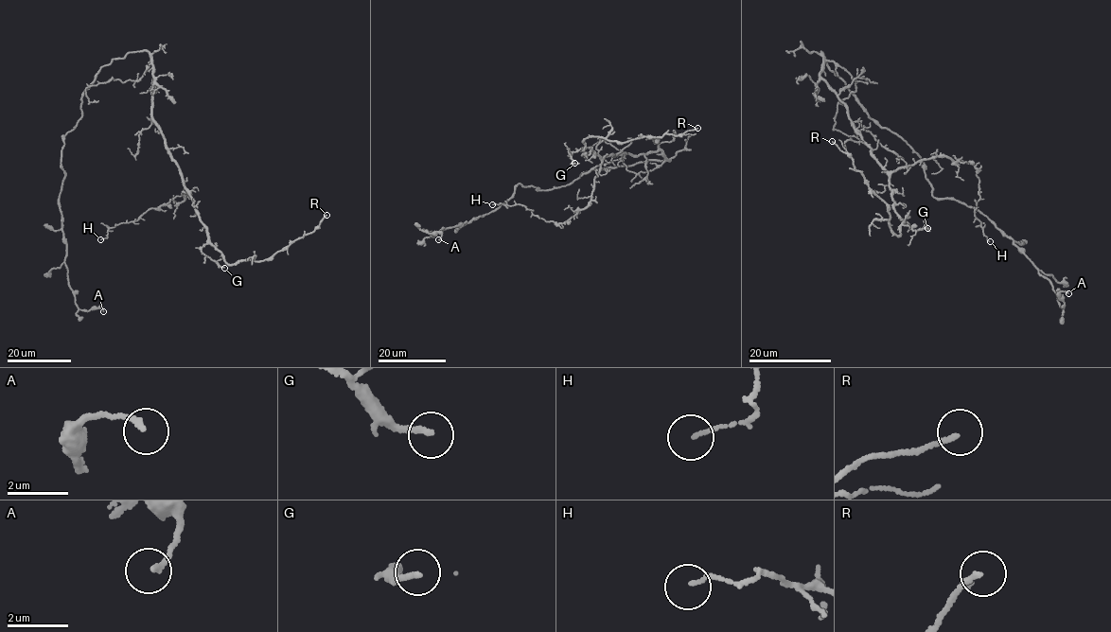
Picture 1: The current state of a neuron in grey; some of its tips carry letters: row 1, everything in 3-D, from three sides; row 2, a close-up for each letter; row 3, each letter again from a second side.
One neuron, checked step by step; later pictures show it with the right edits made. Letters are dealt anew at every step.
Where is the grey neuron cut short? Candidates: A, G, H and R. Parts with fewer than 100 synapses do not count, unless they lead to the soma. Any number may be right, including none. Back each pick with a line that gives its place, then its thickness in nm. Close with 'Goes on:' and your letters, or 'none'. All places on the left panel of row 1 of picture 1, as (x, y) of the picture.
Goes on: none

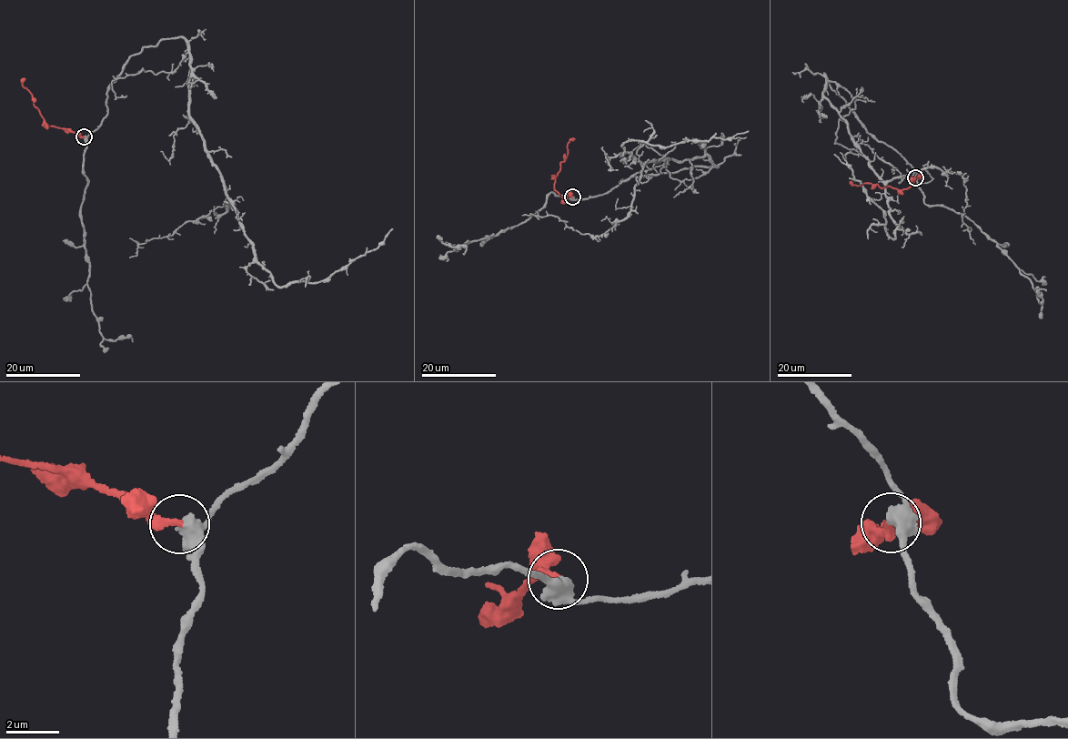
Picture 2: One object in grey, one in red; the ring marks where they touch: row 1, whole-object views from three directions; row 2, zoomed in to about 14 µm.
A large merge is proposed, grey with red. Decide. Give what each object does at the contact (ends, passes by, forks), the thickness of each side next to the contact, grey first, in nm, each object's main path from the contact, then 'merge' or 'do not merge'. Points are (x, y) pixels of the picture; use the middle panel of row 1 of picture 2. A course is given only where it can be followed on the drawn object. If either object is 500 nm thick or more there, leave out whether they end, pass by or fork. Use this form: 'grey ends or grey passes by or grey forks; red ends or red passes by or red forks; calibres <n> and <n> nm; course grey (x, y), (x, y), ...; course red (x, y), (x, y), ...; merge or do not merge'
grey passes by; red ends; calibres 480 and 320 nm; course grey (572, 197), (717, 167), (706, 154), (641, 163), (621, 153), (625, 142), (749, 130); course red (572, 197), (564, 198), (555, 190), (555, 177), (567, 156), (568, 143), (575, 139); merge

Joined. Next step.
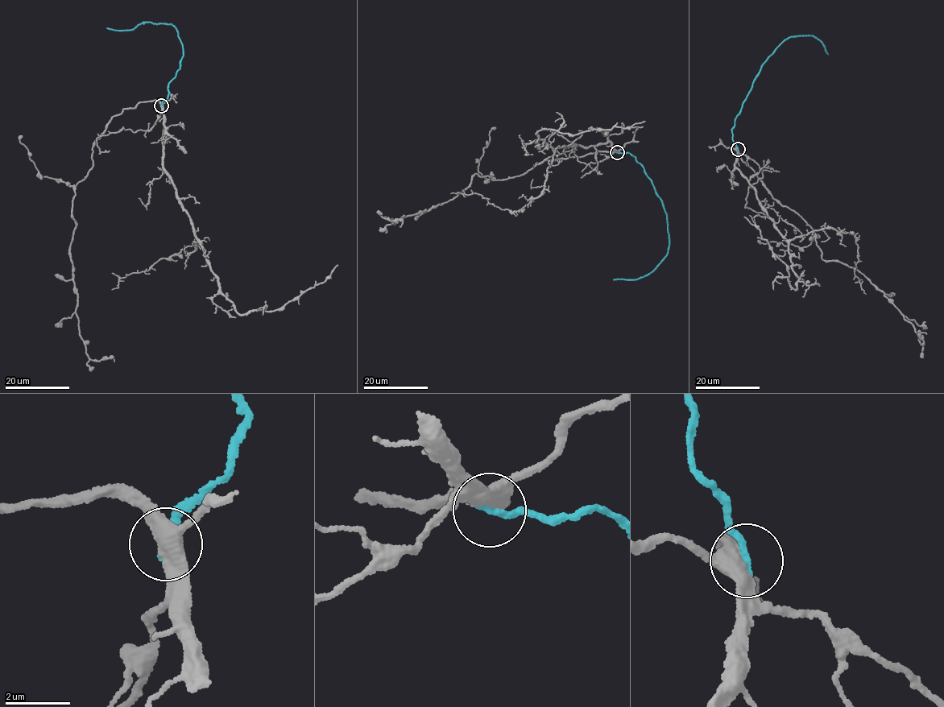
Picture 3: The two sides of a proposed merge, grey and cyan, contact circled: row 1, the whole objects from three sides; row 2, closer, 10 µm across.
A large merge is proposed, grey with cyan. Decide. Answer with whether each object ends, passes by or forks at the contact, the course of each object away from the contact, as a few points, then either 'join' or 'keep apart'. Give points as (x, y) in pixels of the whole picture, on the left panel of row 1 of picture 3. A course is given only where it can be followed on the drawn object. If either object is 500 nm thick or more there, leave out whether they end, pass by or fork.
grey forks | cyan ends | grey via (161, 105), (163, 167), (220, 292), (234, 310), (242, 315), (283, 307), (325, 281), (338, 265) | cyan via (161, 105), (183, 55), (176, 27), (150, 22), (128, 30), (106, 28) | join

